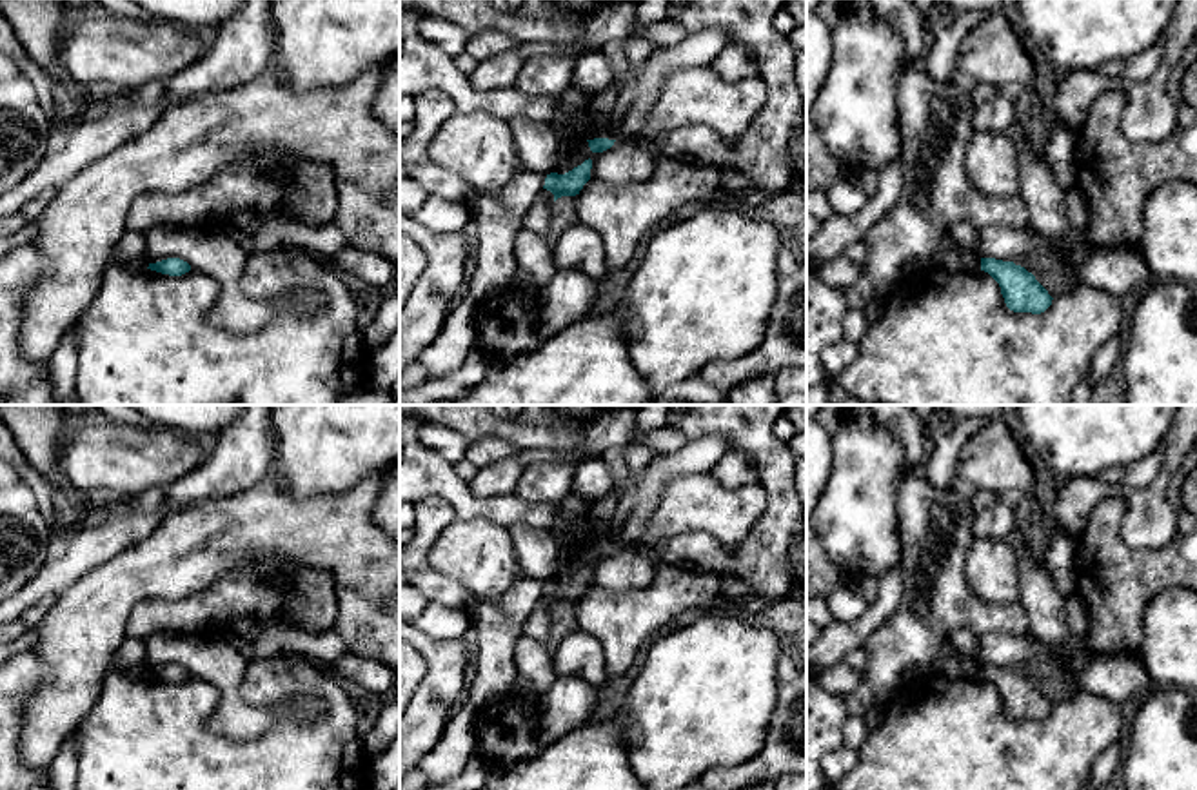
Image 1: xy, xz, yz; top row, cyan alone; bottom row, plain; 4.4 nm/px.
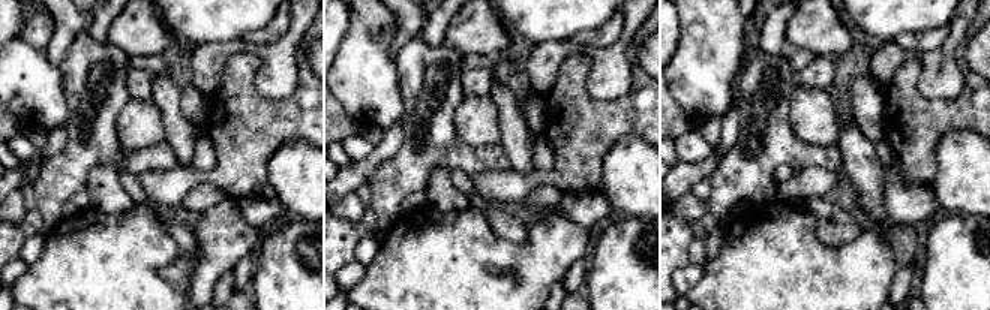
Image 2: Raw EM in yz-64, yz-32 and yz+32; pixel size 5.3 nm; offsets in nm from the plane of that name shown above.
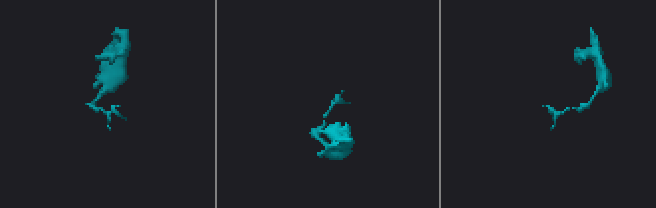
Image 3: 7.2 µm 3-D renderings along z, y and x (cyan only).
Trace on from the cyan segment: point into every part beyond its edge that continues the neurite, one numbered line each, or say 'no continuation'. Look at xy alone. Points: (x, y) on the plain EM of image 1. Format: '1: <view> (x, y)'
no continuation

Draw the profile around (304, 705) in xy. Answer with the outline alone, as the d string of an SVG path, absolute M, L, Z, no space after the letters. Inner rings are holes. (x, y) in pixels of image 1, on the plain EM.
M300 694L292 699L289 699L289 710L287 716L294 719L318 719L327 712L327 705L311 694Z

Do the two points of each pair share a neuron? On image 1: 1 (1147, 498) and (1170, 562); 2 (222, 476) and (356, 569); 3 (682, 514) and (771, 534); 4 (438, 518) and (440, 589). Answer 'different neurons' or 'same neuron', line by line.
1: different neurons
2: different neurons
3: different neurons
4: same neuron

